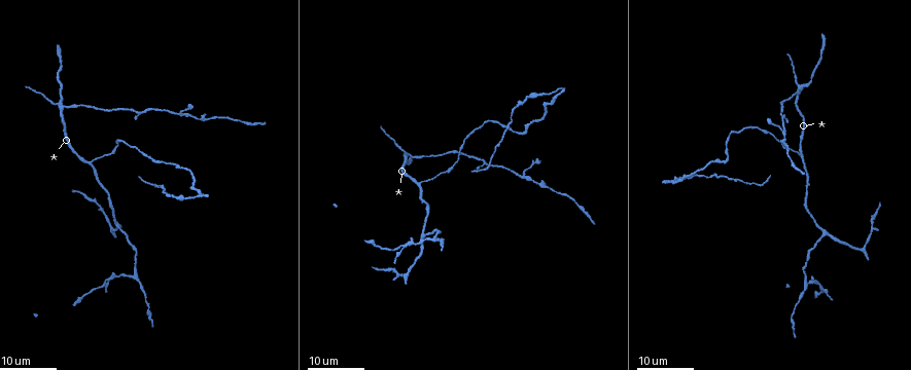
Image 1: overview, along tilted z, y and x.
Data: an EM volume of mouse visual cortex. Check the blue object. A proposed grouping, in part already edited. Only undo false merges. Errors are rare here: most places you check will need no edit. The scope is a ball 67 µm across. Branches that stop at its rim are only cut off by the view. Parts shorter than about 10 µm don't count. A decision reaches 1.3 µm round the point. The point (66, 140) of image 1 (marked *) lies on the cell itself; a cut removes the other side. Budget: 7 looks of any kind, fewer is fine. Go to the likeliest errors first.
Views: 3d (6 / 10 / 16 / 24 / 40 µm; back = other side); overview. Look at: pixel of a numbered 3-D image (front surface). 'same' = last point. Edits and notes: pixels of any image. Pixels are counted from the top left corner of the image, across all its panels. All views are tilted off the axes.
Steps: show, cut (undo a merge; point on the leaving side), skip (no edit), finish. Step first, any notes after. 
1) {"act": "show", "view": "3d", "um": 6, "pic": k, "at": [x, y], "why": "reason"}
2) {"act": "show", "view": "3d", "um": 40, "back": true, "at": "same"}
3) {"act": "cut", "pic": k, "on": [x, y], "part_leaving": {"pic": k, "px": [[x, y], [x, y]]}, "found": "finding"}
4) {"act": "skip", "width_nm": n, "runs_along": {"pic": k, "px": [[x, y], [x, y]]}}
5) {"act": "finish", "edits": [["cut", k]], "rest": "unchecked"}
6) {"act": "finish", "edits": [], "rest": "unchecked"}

{"act": "show", "view": "3d", "um": 24, "pic": 1, "at": [63, 105], "why": "looks like a crossing"}

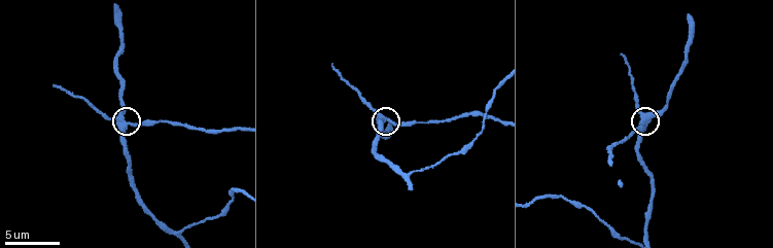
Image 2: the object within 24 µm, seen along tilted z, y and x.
{"act": "show", "view": "3d", "um": 10, "pic": 2, "at": [124, 122]}

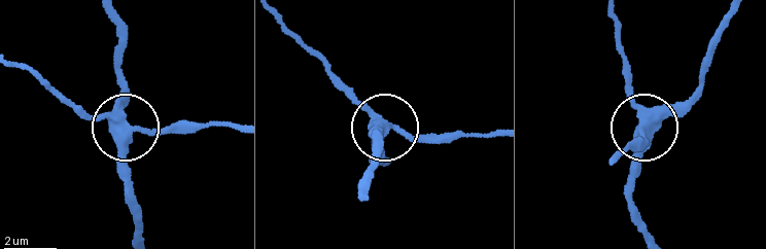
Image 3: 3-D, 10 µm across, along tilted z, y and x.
{"act": "skip", "width_nm": 390, "runs_along": {"pic": 3, "px": [[143, 239], [131, 197], [115, 70]]}, "found": "continuous, no second cell"}

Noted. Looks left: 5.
{"act": "show", "view": "3d", "um": 16, "pic": 2, "at": [179, 237], "why": "three arms meet"}

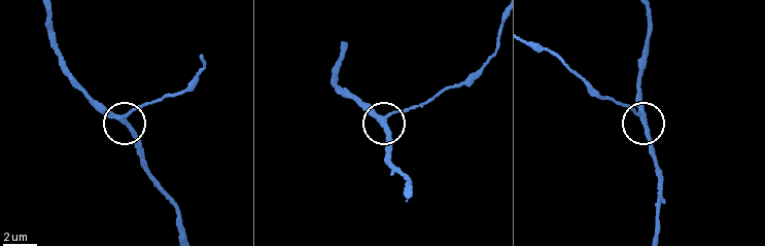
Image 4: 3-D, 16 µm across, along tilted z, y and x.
{"act": "skip", "runs_along": {"pic": 4, "px": [[334, 83], [372, 106], [384, 124], [391, 148]]}, "found": "continuous, no second cell"}

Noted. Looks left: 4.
{"act": "show", "view": "3d", "um": 24, "pic": 1, "at": [118, 224], "why": "three-way junction"}

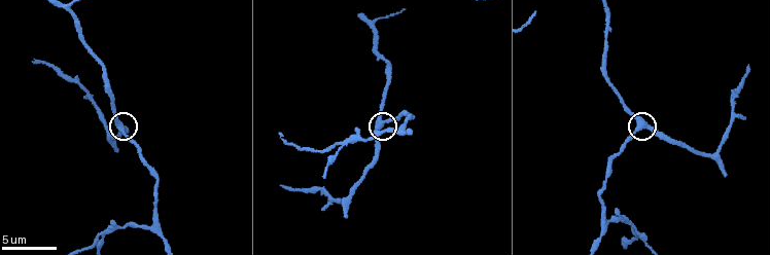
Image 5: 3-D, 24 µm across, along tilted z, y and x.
{"act": "show", "view": "3d", "um": 10, "pic": 5, "at": [122, 129], "why": "zoom in"}

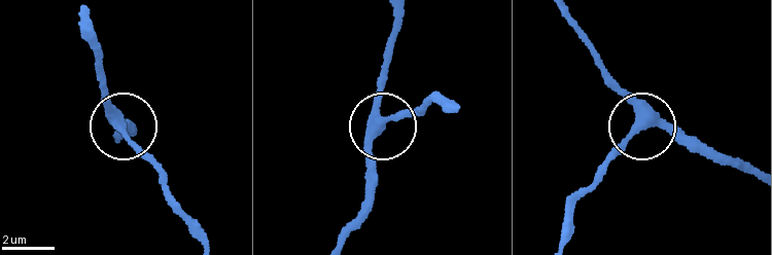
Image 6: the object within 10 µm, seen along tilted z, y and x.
{"act": "skip", "width_nm": 310, "runs_along": {"pic": 6, "px": [[394, 16], [376, 110], [370, 185]]}, "found": "all the same cell"}

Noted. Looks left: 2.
{"act": "finish", "edits": [], "rest": "unchecked"}

